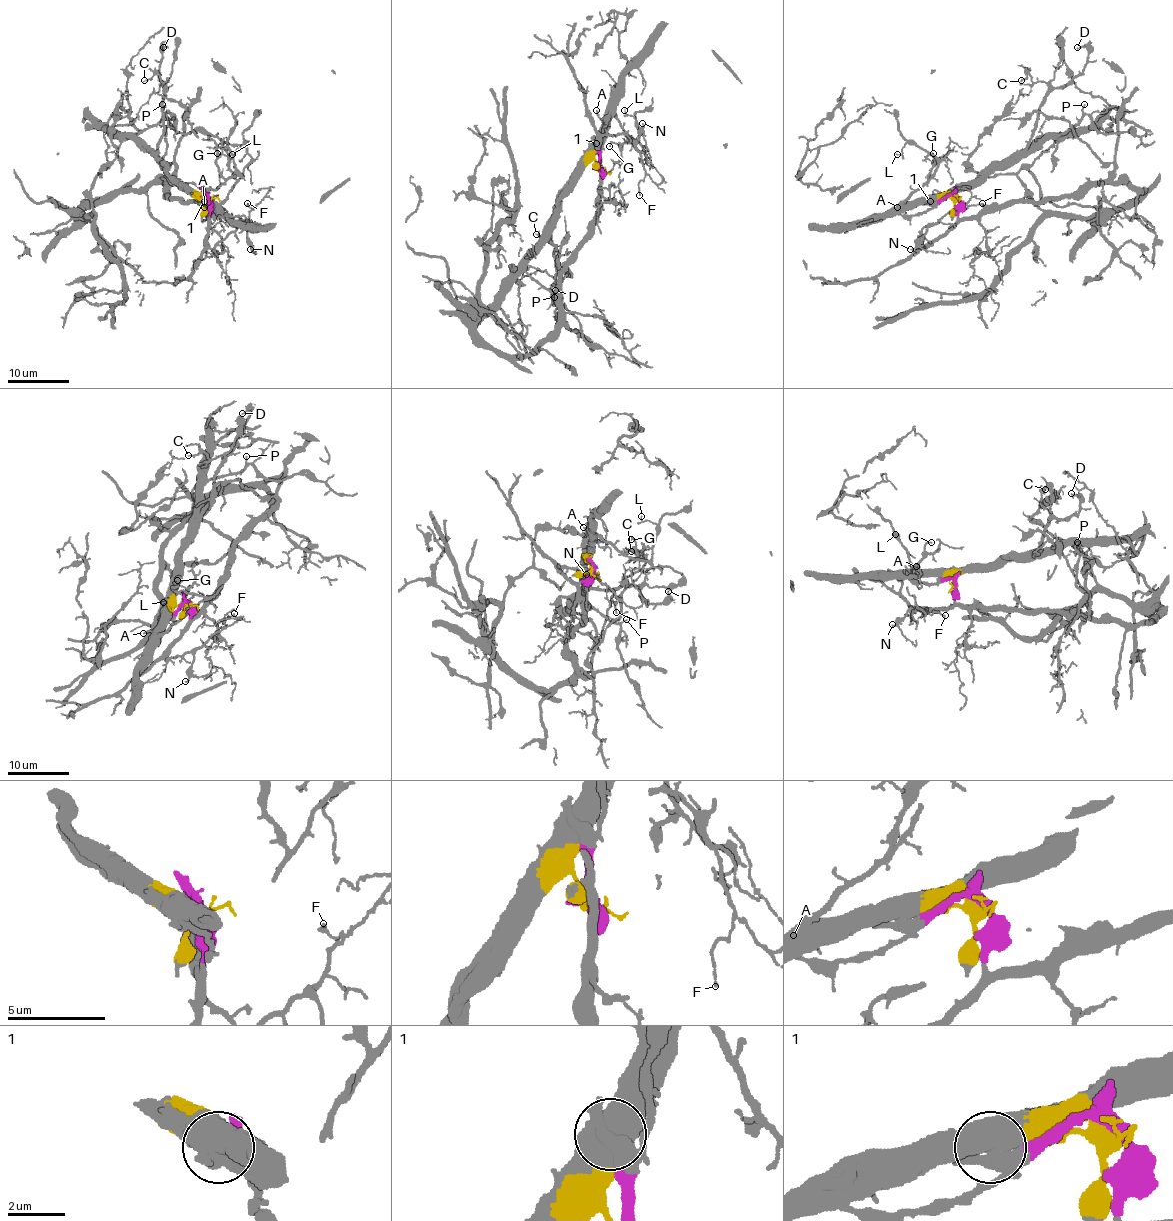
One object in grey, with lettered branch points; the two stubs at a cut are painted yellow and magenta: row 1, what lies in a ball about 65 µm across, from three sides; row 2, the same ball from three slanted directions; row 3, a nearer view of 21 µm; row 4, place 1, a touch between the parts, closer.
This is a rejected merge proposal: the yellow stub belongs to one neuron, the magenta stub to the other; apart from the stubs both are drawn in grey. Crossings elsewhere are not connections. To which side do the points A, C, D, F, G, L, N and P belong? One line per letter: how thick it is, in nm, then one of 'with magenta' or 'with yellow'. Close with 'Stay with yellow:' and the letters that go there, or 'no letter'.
A: calibre 170 nm; with yellow
C: calibre 70 nm; with yellow
D: calibre 80 nm; with yellow
F: calibre 130 nm; with magenta
G: calibre 130 nm; with yellow
L: calibre 70 nm; with yellow
N: calibre 130 nm; with magenta
P: calibre 110 nm; with yellow
Stay with yellow: A, C, D, G, L, P

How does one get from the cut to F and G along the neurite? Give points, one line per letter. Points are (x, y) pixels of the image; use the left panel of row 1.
F: (207, 196), (210, 201), (207, 244), (213, 249), (248, 218), (253, 207), (247, 203)
G: (207, 196), (202, 198), (221, 204), (236, 179), (228, 166), (228, 158), (217, 153)

